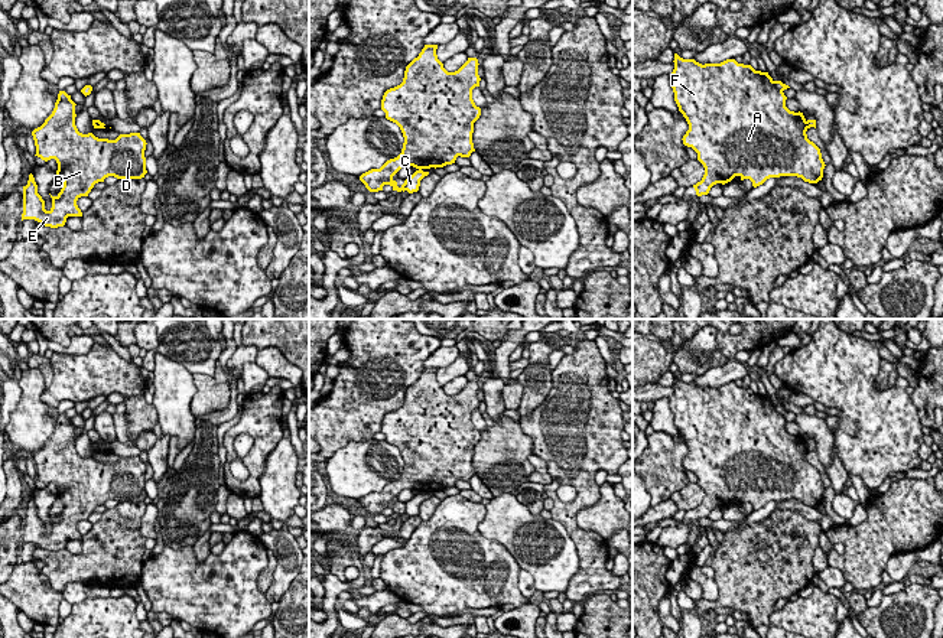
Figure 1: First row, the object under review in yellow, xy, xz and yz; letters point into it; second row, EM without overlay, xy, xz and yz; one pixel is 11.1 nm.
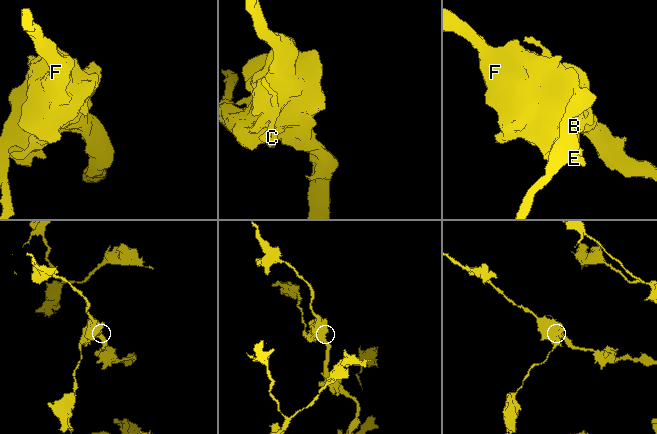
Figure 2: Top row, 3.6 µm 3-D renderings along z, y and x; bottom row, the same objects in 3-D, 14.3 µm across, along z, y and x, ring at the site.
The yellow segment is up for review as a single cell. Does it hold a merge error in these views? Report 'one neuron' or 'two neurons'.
one neuron

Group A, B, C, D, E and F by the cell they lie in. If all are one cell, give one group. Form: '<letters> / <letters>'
A B C D E F

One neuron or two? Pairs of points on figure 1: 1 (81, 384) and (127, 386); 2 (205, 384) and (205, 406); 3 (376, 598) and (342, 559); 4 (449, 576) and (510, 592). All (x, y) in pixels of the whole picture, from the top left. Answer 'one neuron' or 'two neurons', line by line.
1: one neuron
2: one neuron
3: one neuron
4: one neuron

